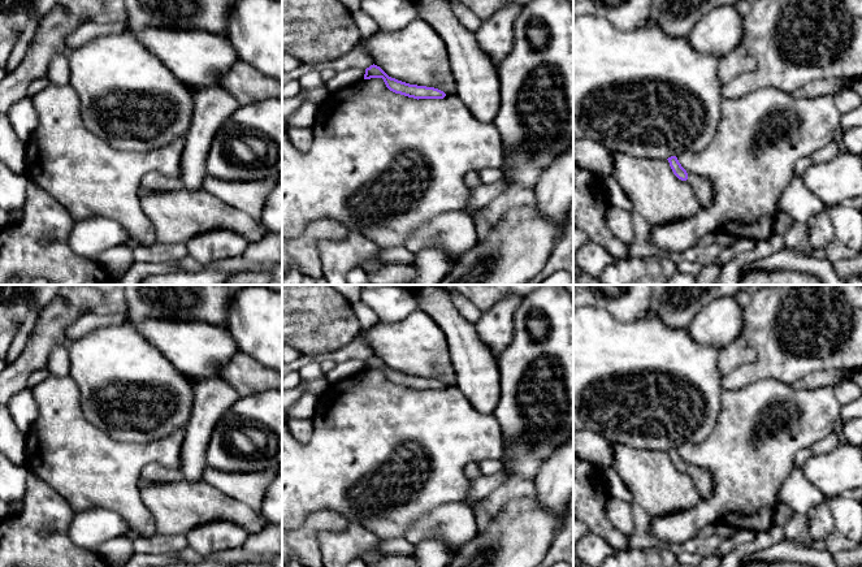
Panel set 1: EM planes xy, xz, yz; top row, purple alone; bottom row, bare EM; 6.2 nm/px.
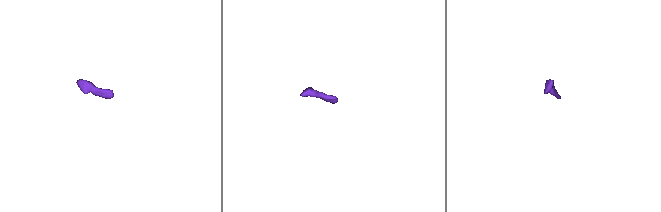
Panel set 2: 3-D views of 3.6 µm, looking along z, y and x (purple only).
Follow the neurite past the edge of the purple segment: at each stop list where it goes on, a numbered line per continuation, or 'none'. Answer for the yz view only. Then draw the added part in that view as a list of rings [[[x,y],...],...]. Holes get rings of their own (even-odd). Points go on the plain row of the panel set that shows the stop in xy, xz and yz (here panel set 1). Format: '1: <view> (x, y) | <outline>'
1: yz (702, 479) | [[[689,464],[686,473],[694,481],[694,485],[701,497],[709,498],[712,494],[712,476],[709,471]]]

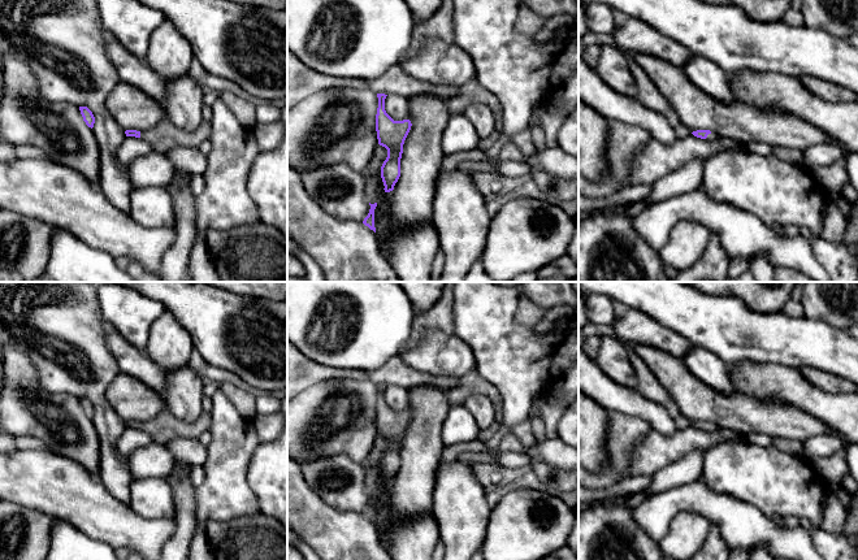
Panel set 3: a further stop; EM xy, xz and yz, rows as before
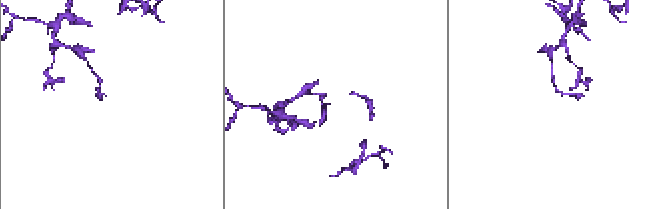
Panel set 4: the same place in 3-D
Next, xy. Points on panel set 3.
1: xy (165, 426) | [[[161,411],[153,420],[140,422],[140,429],[146,431],[153,442],[166,444],[176,438],[199,438],[209,429],[212,417],[203,412],[194,422],[177,418],[170,411]]]

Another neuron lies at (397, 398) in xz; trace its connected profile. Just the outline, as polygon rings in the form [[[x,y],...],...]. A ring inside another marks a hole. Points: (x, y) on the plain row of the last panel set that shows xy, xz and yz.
[[[387,386],[385,390],[385,401],[394,412],[408,411],[408,388],[403,386]]]

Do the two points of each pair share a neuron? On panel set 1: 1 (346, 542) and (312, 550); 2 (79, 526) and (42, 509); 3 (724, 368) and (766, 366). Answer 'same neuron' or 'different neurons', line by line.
1: different neurons
2: different neurons
3: different neurons

